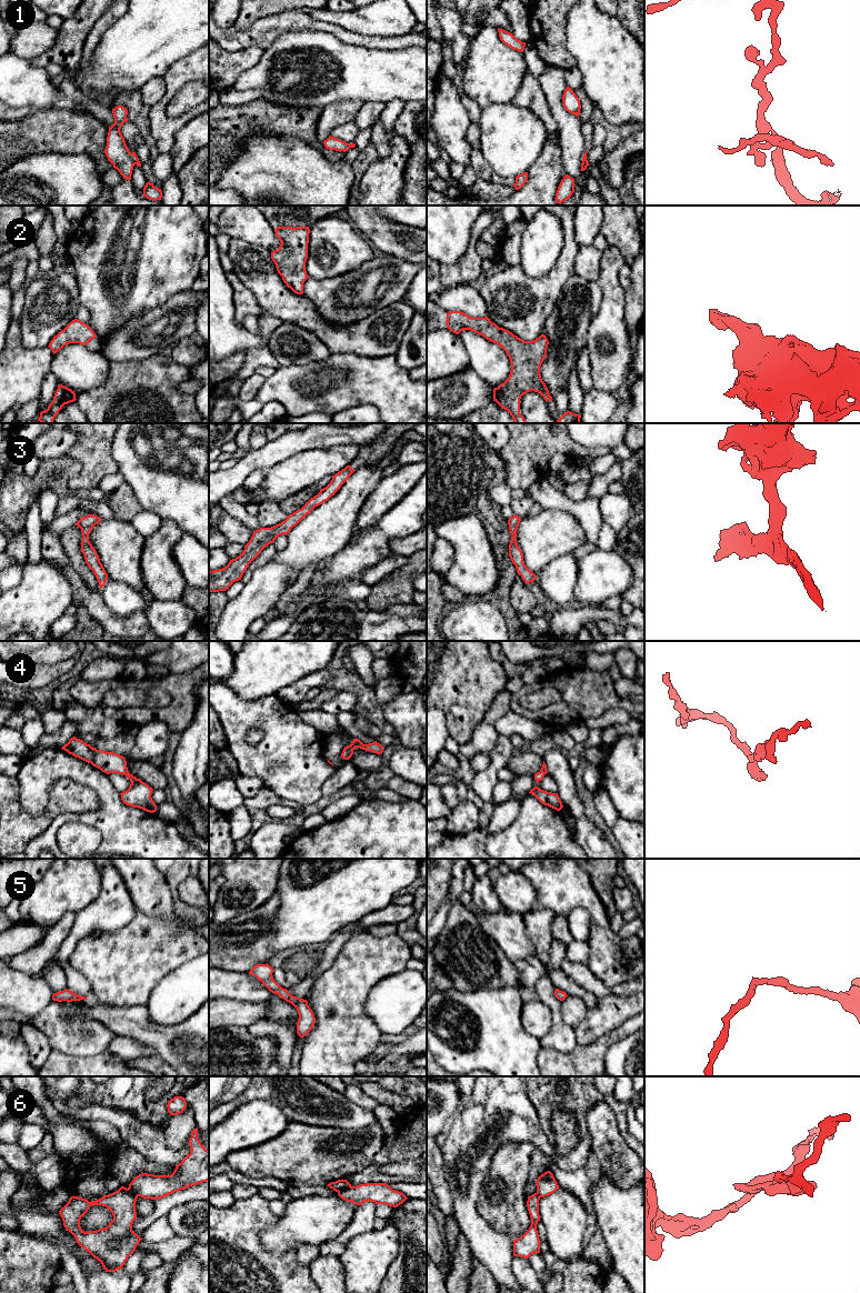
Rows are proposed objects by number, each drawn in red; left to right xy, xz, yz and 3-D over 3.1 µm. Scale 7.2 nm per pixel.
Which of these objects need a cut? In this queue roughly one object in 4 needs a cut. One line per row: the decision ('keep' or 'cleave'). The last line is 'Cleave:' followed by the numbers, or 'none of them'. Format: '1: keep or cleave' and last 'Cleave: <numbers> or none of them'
1: cleave
2: keep
3: keep
4: keep
5: keep
6: cleave
Cleave: 1, 6

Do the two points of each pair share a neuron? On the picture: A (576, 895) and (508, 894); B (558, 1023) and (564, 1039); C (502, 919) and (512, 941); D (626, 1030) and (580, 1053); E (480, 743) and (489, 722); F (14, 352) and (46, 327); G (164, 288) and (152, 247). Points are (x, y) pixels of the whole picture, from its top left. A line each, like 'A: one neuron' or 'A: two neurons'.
A: two neurons
B: one neuron
C: one neuron
D: one neuron
E: one neuron
F: two neurons
G: one neuron

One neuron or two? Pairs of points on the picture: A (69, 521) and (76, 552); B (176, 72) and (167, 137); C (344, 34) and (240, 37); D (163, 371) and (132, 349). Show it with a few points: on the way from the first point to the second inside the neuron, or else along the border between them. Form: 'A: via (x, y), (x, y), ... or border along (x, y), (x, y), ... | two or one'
A: border along (73, 524), (66, 528), (59, 534) | two
B: via (171, 88), (168, 97), (161, 104), (161, 121) | one
C: via (319, 26), (310, 22), (280, 22), (266, 30) | one
D: border along (160, 353), (141, 360), (120, 362) | two

